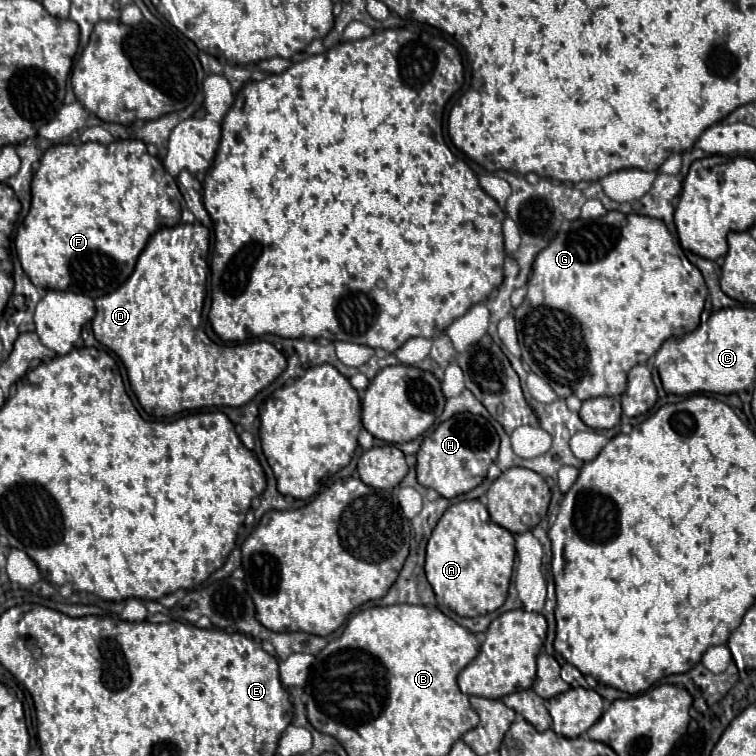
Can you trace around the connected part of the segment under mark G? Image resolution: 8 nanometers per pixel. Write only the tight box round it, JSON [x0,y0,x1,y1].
[515,211,707,401]

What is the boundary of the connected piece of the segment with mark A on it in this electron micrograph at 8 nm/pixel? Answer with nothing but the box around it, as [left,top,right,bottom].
[425,499,515,617]

